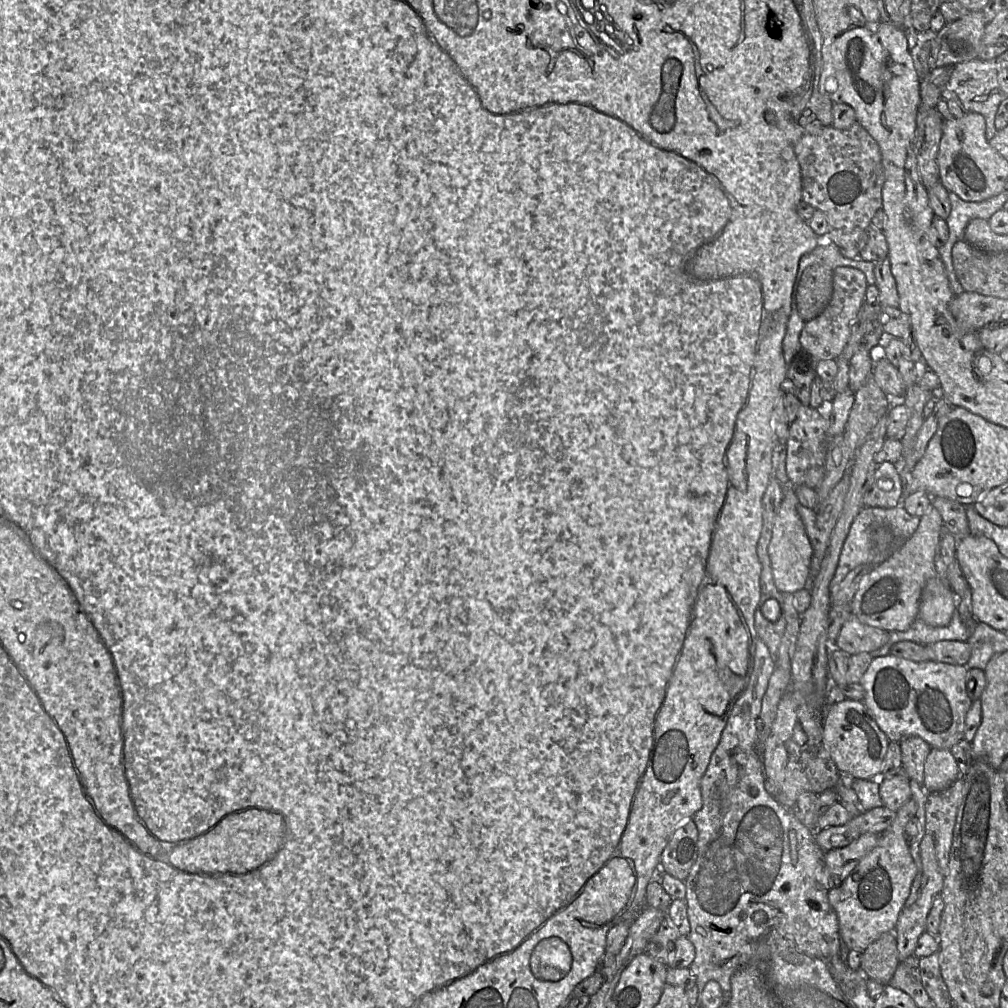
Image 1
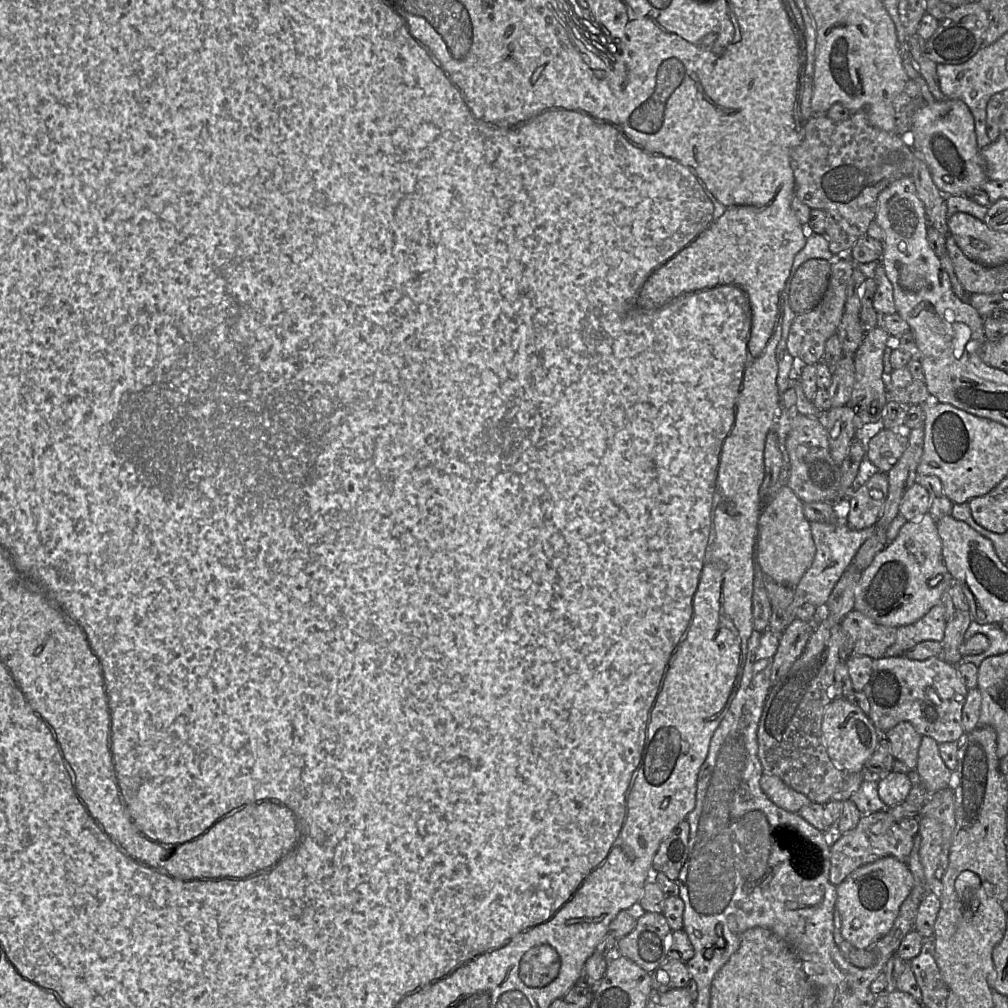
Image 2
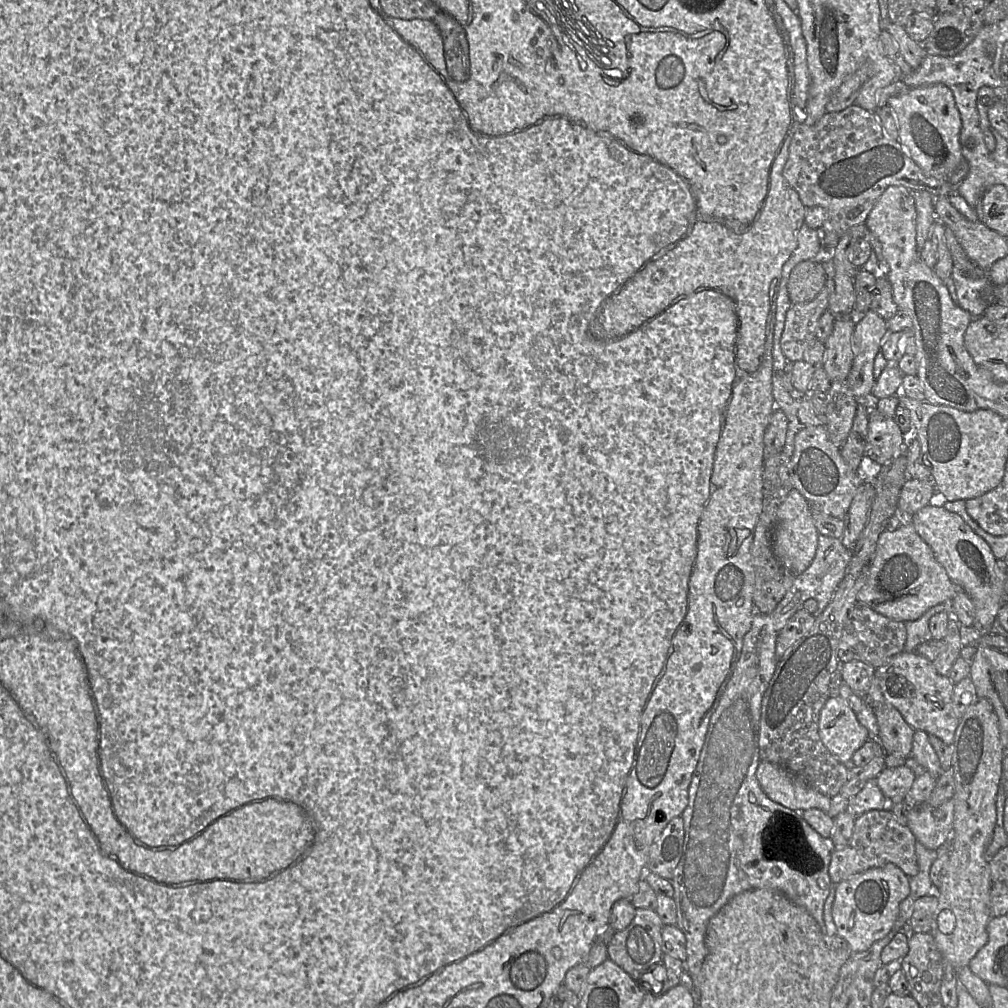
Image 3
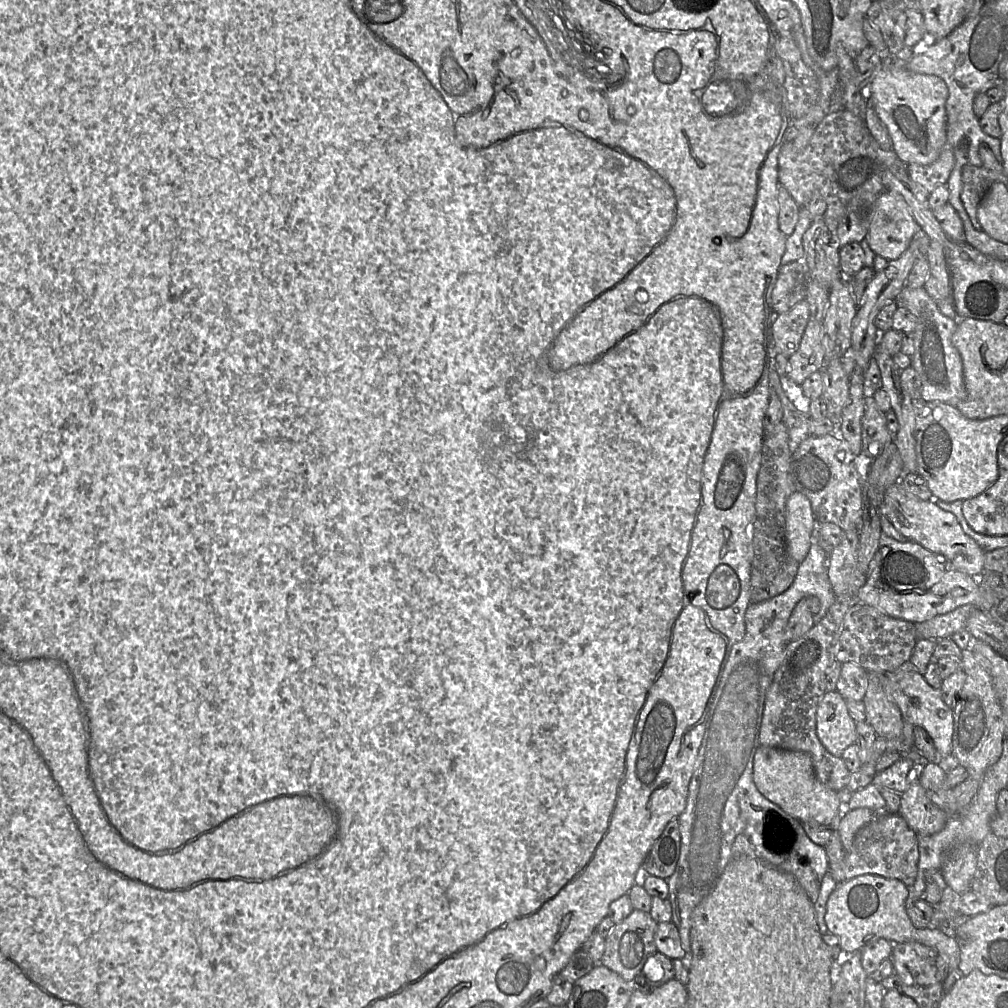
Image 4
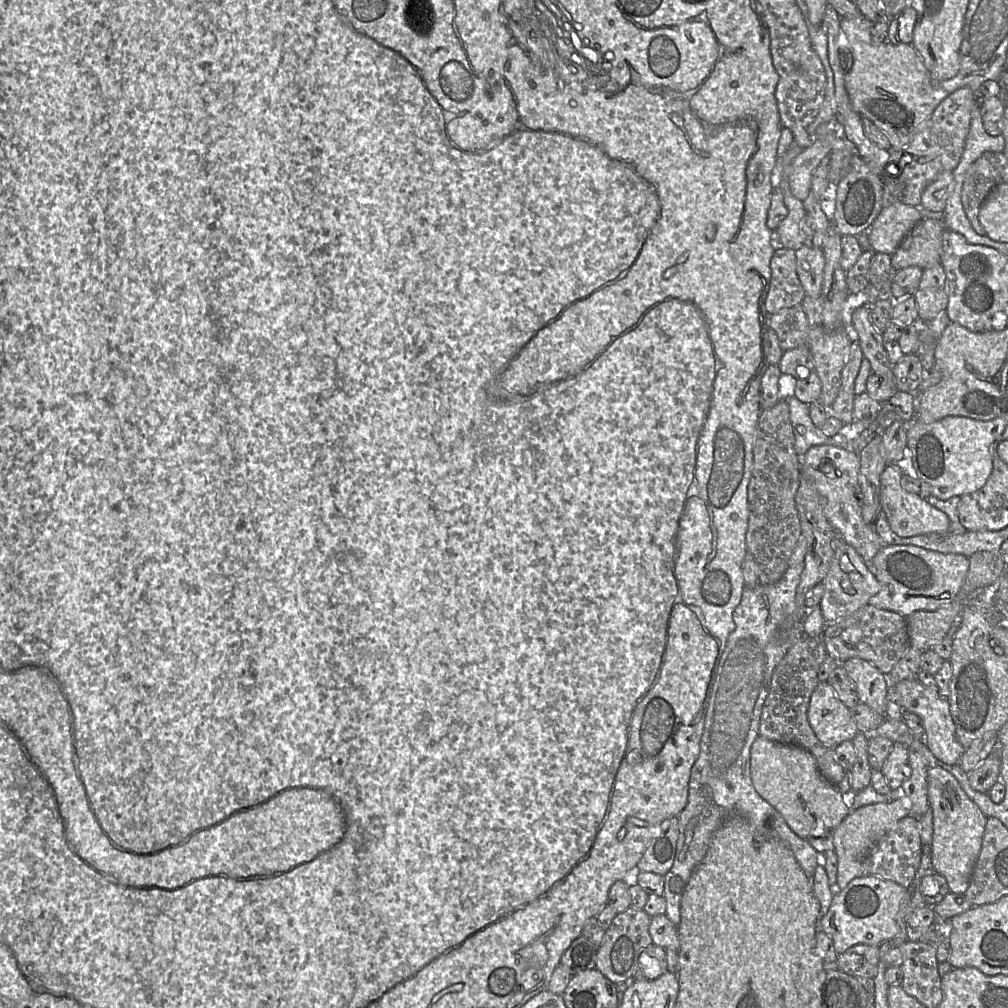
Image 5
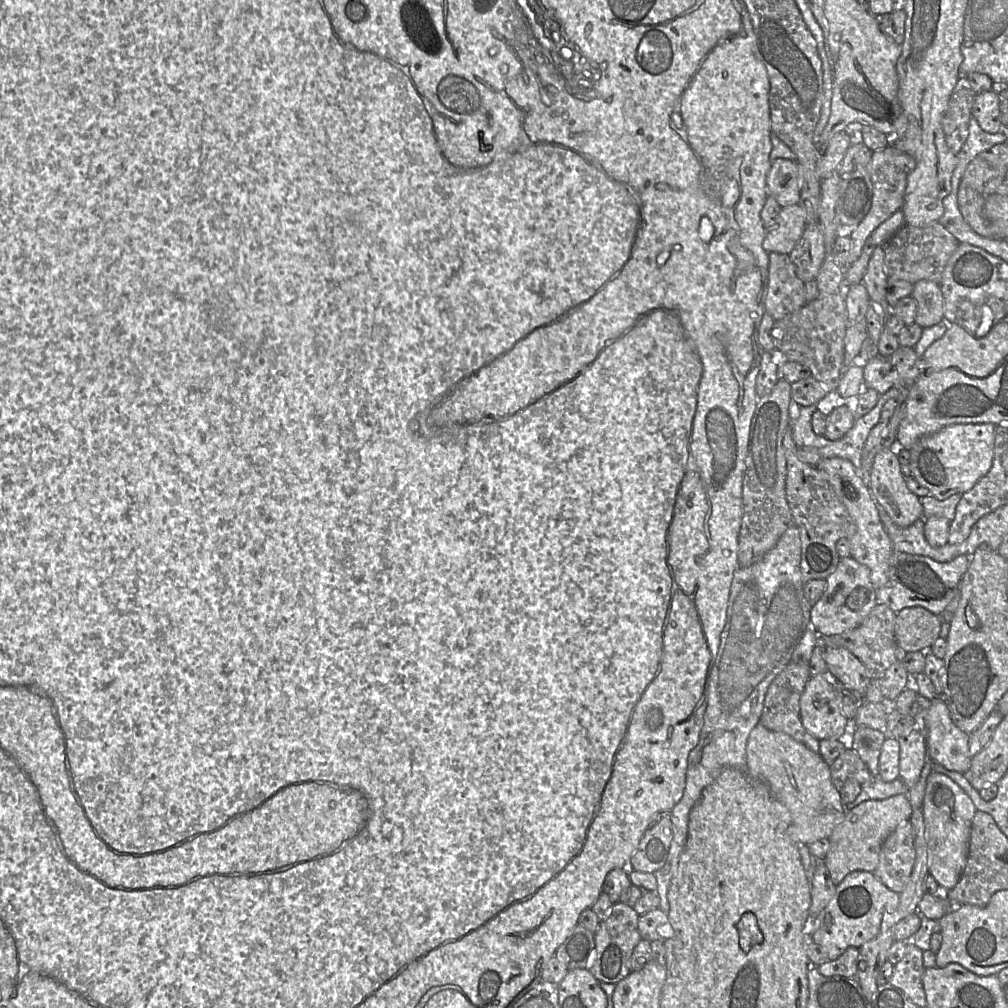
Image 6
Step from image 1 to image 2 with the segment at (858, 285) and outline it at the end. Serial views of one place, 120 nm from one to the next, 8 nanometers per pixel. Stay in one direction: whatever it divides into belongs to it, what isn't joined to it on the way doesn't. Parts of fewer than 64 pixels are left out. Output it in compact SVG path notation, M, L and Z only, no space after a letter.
M841 257L833 263L828 289L821 302L811 311L797 315L791 326L787 349L799 365L818 364L823 360L826 341L837 334L838 326L845 311L847 286L855 268L855 263Z

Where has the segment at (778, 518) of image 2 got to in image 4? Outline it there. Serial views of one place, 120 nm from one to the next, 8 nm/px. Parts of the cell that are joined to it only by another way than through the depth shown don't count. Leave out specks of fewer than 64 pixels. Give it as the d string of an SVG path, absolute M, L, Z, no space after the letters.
M798 491L793 492L786 502L786 547L798 563L808 555L816 538L817 526L809 499Z

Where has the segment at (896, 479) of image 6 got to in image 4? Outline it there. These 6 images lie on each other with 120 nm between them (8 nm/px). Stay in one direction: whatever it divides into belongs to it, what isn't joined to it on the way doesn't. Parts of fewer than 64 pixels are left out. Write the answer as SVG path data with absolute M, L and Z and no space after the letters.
M896 483L883 493L881 515L886 516L903 536L943 556L954 569L972 576L975 580L979 579L984 570L985 551L963 531L953 513L941 509L930 500L923 501L909 495Z

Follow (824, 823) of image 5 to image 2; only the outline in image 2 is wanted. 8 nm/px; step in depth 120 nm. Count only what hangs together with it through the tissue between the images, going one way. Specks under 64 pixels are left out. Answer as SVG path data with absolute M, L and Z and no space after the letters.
M763 773L760 785L762 791L778 807L792 813L811 803L810 799L786 785L778 776Z

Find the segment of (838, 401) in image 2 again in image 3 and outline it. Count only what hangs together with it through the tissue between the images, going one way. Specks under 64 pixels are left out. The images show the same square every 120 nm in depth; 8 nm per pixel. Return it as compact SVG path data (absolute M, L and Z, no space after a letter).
M851 318L835 319L833 331L825 342L824 363L831 382L845 382L853 363L852 337L855 323Z

